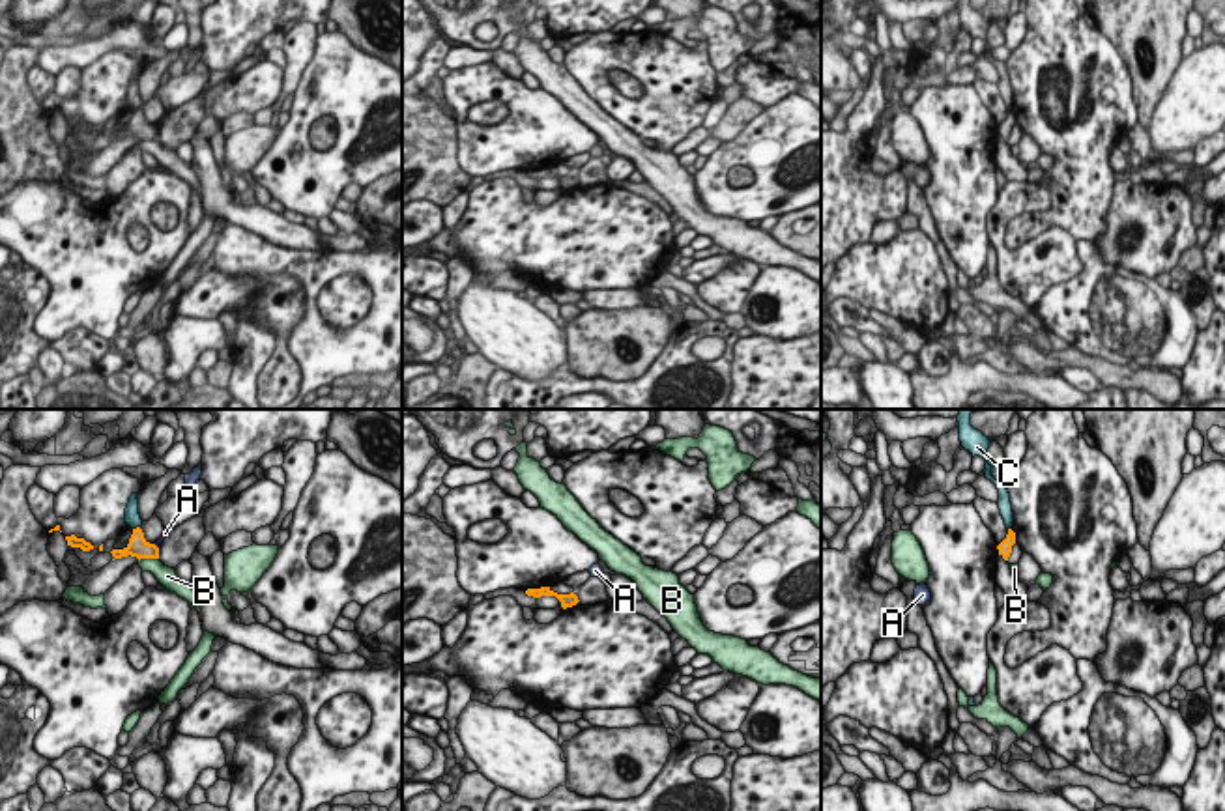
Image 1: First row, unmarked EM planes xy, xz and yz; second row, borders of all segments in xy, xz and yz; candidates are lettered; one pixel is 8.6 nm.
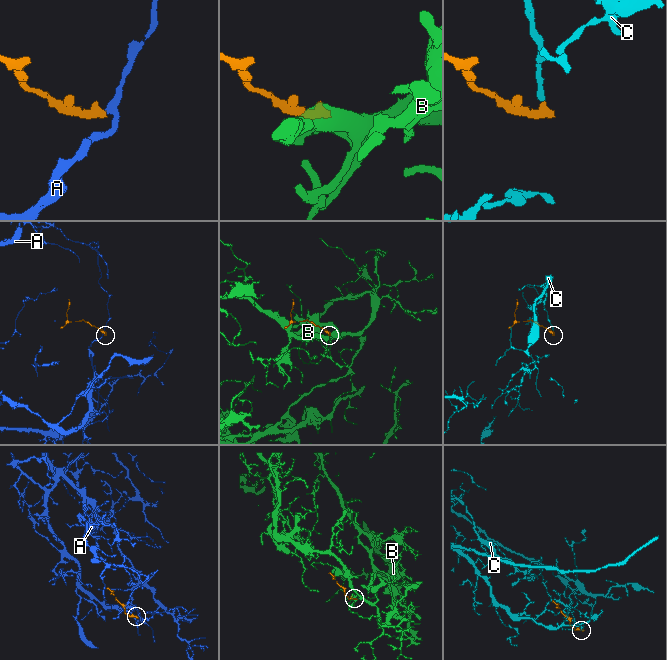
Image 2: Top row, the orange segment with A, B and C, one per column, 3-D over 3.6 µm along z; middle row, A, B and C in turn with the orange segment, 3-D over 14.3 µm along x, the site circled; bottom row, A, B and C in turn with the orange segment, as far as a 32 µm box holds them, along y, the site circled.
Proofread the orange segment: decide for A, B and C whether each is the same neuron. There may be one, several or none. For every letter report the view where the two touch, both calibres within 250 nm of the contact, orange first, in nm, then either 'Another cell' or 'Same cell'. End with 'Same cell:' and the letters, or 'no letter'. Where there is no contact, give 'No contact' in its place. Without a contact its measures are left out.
A: Touches orange in xy. Thickness 170 nm (orange) against 50 nm. Another cell
B: Touches orange in xy. Thickness 170 nm (orange) against 160 nm. Another cell
C: Touches orange in xy. Thickness 170 nm (orange) against 130 nm. Another cell
Same cell: no letter.

